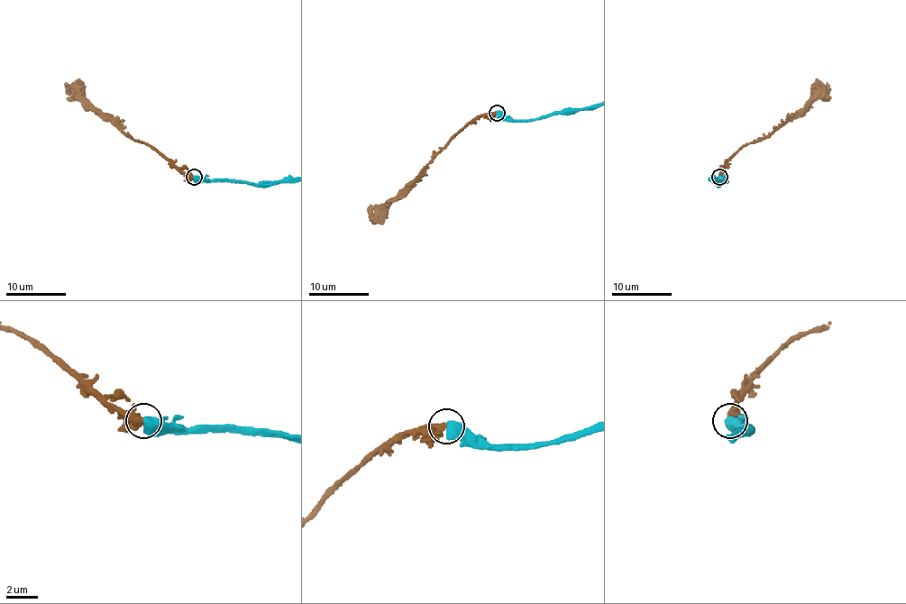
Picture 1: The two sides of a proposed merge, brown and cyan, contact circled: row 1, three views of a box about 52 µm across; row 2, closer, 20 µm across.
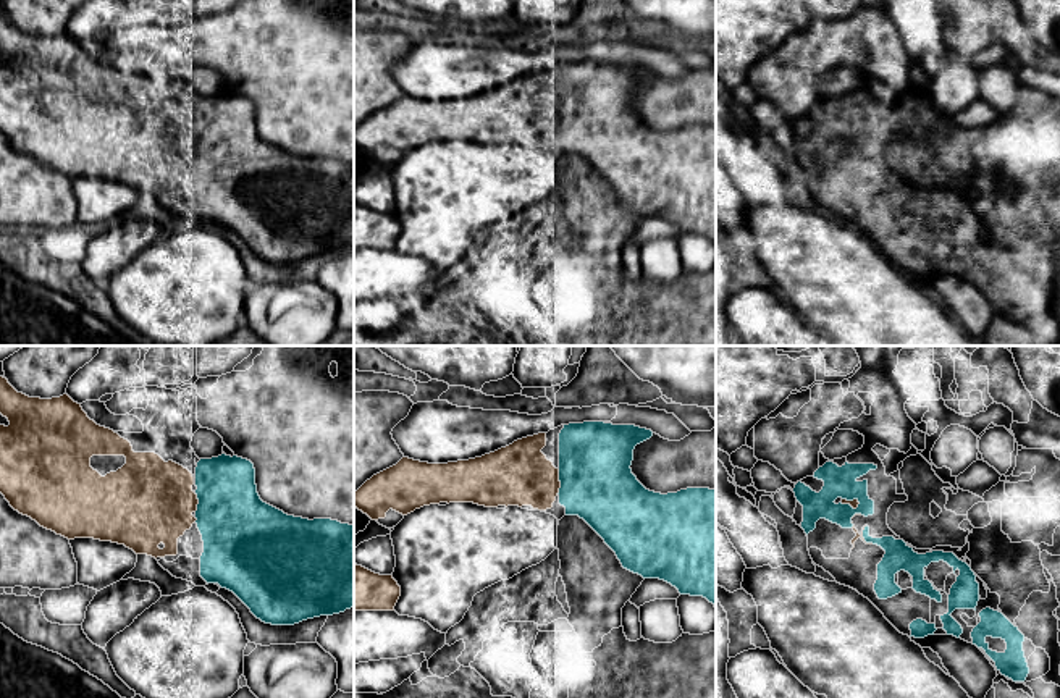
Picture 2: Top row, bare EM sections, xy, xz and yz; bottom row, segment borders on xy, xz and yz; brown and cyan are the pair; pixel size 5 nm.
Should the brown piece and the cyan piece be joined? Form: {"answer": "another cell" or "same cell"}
{"answer": "same cell"}

